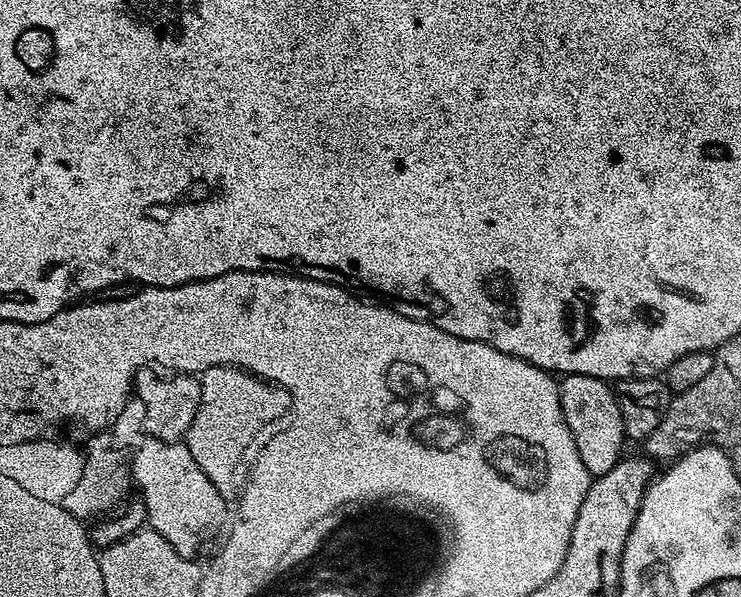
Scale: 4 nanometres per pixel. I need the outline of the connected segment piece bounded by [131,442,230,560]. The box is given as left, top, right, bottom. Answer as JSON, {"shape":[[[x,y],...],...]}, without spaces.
{"shape":[[[157,442],[144,445],[132,456],[131,474],[135,487],[140,487],[138,496],[144,502],[147,527],[162,534],[162,538],[182,554],[182,558],[196,560],[200,543],[210,539],[223,526],[230,504],[222,494],[218,494],[214,482],[210,482],[201,469],[194,470],[189,460],[177,459],[176,472],[172,472],[172,455],[172,448]]]}

